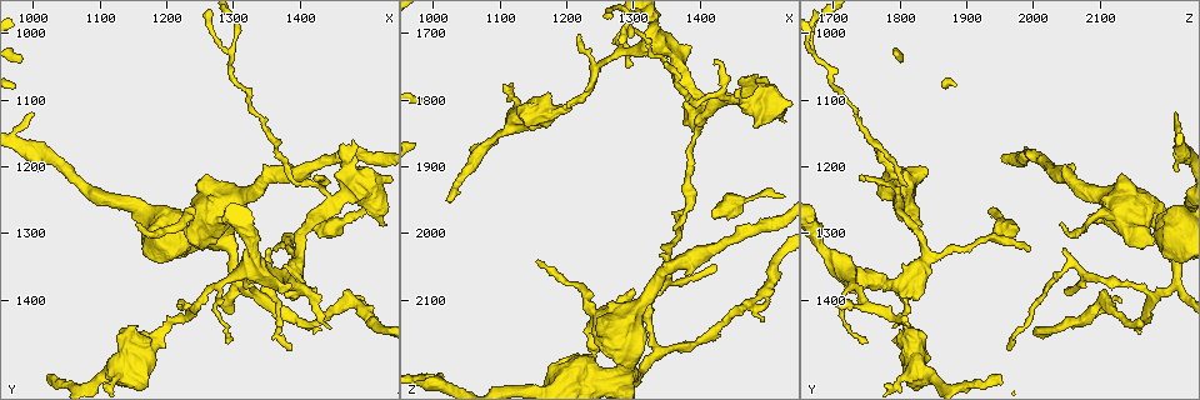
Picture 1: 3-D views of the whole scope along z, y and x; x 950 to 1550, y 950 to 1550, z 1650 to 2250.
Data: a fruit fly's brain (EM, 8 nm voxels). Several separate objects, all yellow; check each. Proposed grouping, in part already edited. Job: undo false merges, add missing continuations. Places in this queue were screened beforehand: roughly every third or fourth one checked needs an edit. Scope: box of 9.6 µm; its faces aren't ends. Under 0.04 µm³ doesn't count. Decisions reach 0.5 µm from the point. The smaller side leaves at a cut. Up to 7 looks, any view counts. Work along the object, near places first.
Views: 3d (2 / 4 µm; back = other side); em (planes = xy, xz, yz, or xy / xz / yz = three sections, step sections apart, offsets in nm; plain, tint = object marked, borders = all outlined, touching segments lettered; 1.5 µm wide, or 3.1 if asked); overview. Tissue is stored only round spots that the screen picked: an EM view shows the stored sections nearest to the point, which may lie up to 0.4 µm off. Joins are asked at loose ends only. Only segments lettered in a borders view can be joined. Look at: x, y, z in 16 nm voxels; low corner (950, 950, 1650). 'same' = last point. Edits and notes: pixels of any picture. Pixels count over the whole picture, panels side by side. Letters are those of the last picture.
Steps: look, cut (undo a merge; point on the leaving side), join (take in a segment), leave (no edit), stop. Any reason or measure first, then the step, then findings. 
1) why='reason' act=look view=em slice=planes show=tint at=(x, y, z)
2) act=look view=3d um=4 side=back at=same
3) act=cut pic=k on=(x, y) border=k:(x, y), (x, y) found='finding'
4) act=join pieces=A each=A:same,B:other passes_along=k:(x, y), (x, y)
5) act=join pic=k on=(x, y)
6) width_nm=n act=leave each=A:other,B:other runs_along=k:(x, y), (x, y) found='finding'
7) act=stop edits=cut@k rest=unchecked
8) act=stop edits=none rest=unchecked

why='calibre changes' act=look view=em slice=planes show=borders at=(1110, 1515, 1845)

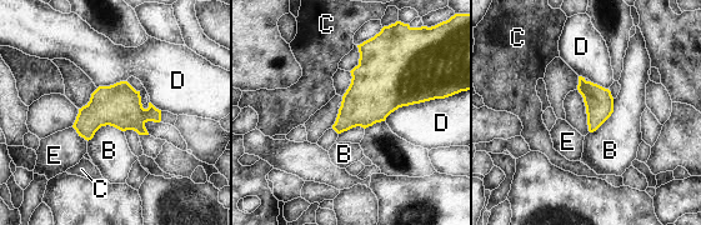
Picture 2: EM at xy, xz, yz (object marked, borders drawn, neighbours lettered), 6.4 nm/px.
act=leave each=B:other,C:other,D:other,E:other found='one cell here'

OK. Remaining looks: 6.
why='free end' act=look view=em slice=xy step=4 show=borders at=(1220, 1410, 1705)

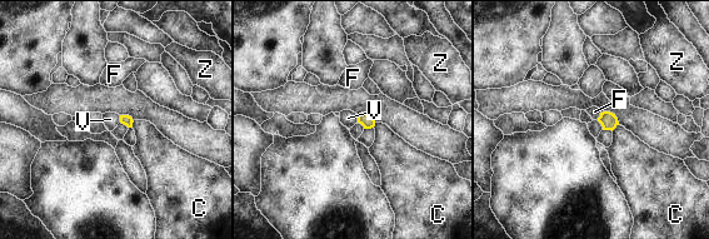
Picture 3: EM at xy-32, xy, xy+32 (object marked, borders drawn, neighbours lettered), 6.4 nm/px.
why='cut it another way' act=look view=em slice=planes show=borders at=same

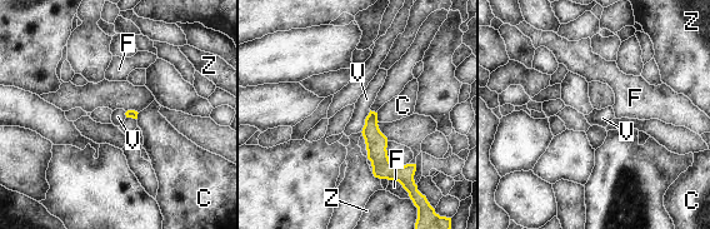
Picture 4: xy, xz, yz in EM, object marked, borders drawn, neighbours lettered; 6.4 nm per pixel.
longest_contact=F:180nm act=leave each=C:other,F:other,V:other,Z:other border=4:(376, 113), (379, 122) found='none of them fits'

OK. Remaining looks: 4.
why='free end' act=look view=3d um=2 at=(1480, 1165, 1770)

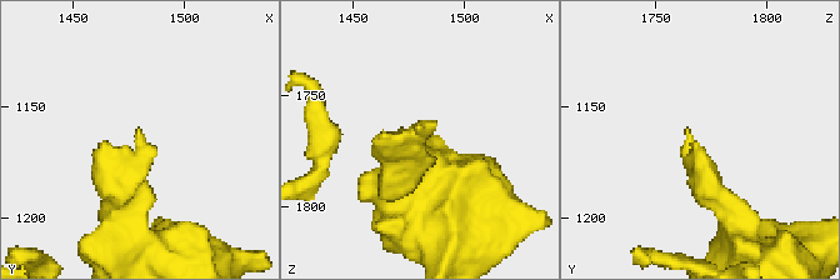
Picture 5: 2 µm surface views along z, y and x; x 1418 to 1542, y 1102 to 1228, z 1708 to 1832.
act=look view=em slice=planes show=tint at=(1479, 1162, 1765)

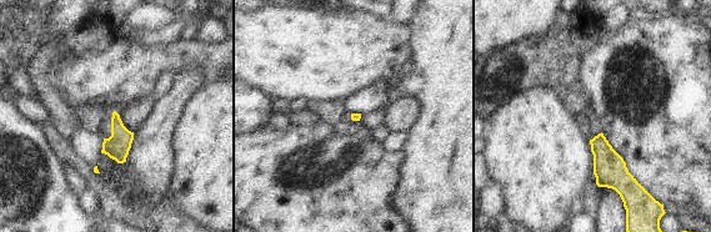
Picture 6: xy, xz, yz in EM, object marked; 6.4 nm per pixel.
act=look view=em slice=planes show=borders at=same

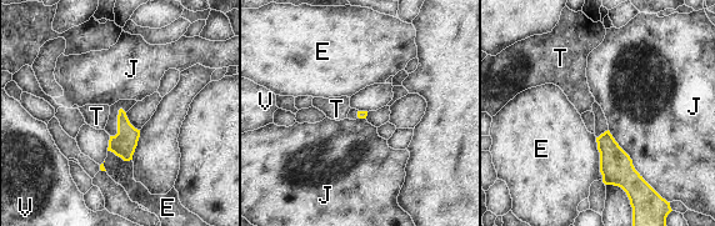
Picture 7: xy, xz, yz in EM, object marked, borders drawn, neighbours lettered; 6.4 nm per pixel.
longest_contact=J:460nm act=leave each=E:other,J:other,T:other,V:other found='none of them fits'

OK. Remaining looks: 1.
act=stop edits=none rest=unchecked

